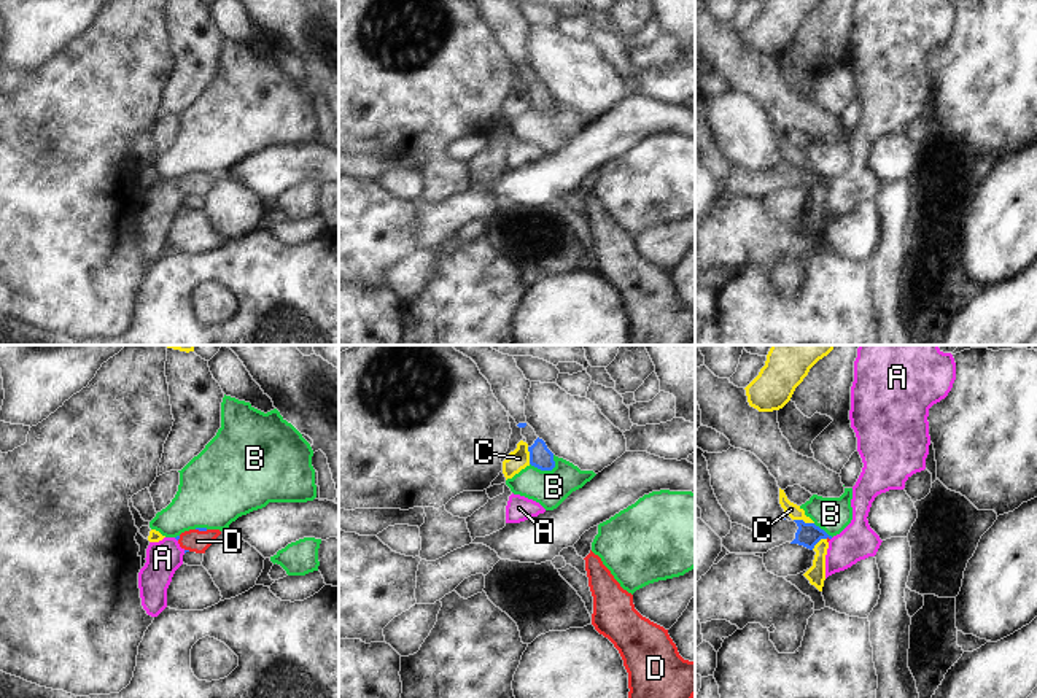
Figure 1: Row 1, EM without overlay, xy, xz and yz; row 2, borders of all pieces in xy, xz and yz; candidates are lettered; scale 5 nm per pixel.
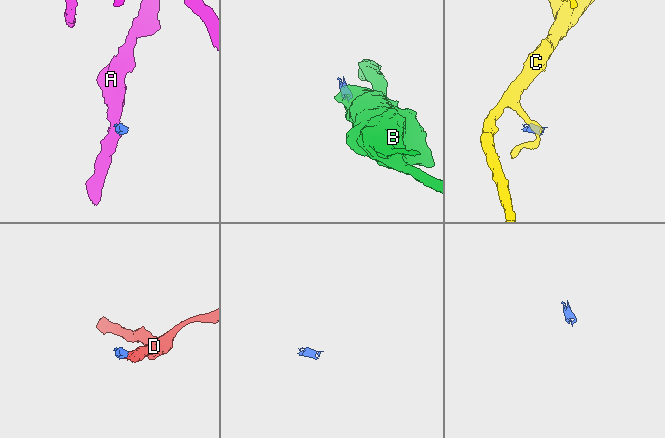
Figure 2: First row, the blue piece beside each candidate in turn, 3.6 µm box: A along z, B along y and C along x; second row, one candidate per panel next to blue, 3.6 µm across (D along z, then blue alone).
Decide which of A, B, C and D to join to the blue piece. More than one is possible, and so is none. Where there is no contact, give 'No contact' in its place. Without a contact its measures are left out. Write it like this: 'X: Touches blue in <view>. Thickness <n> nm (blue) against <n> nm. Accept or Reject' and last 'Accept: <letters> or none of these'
A: No contact. Reject
B: Touches blue in xz. Thickness 110 nm (blue) against 180 nm. Reject
C: Touches blue in yz. Thickness 120 nm (blue) against 70 nm. Reject
D: Touches blue in xy. Thickness 20 nm (blue) against 110 nm. Accept
Accept: D

